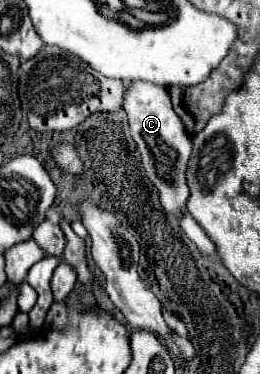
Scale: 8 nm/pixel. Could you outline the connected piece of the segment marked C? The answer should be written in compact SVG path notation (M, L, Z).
M132 81L126 85L122 109L128 113L130 135L142 155L146 177L158 189L160 205L166 213L180 219L190 197L190 189L186 183L186 165L192 153L192 137L186 133L186 129L174 129L172 103L166 87L158 87L148 81Z

